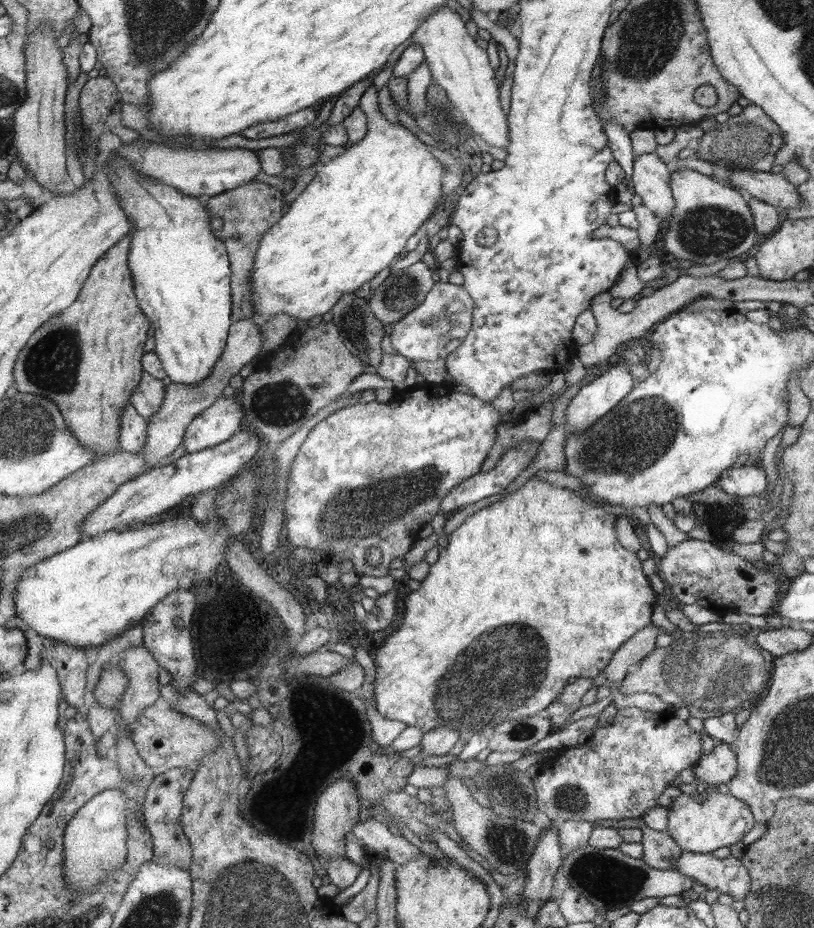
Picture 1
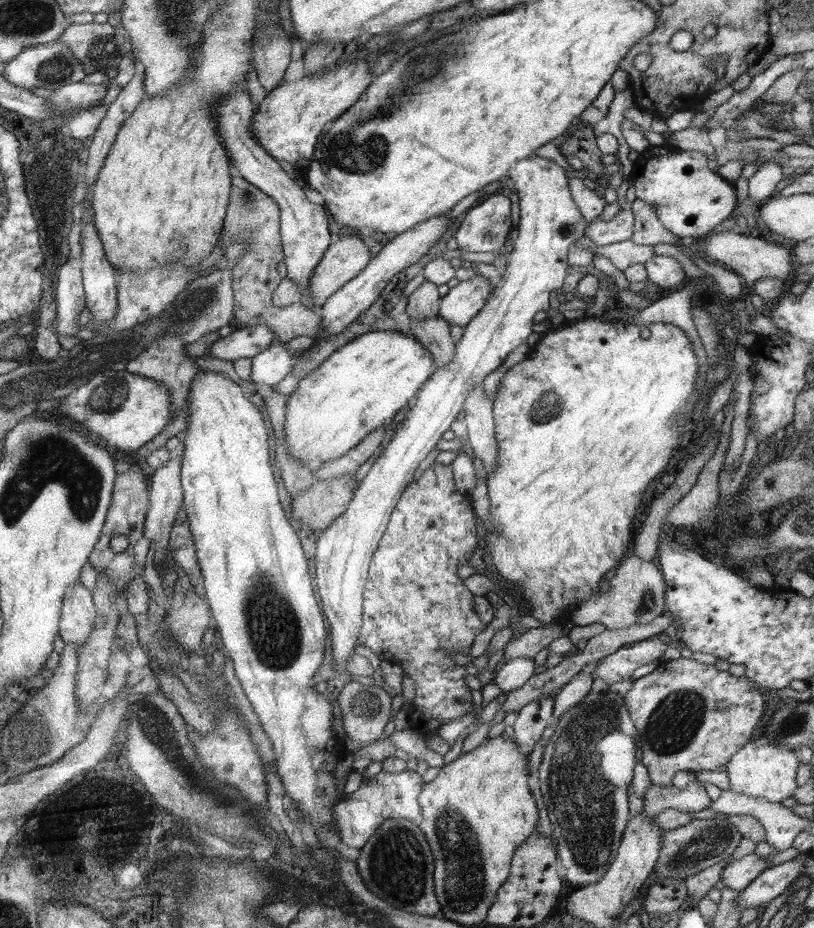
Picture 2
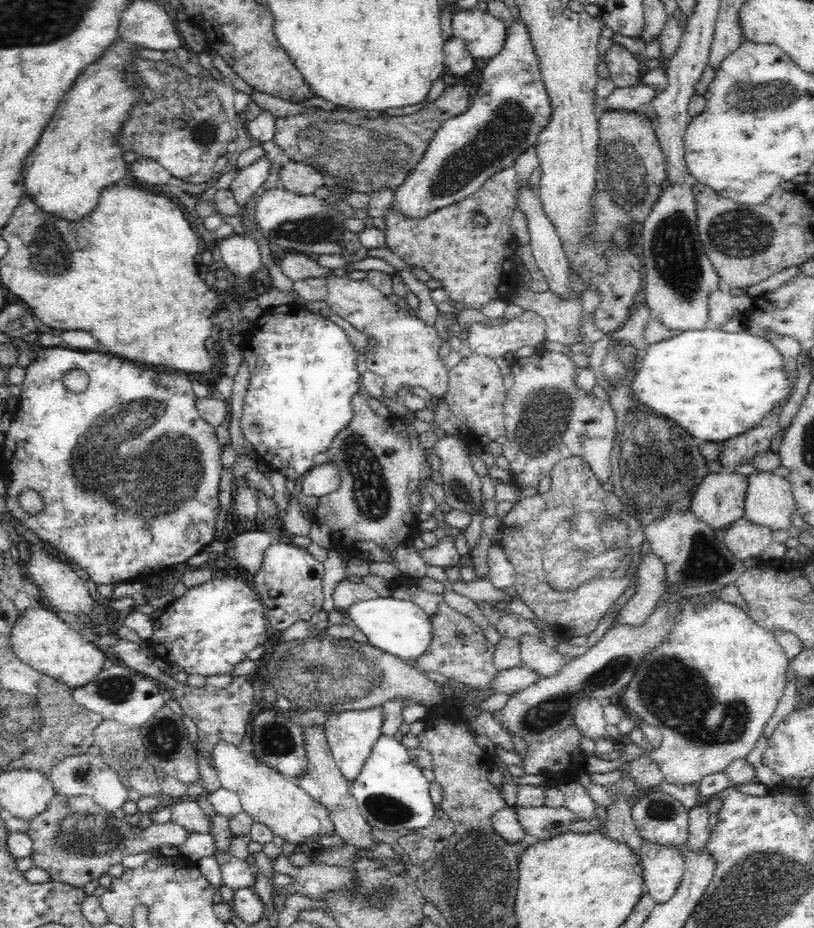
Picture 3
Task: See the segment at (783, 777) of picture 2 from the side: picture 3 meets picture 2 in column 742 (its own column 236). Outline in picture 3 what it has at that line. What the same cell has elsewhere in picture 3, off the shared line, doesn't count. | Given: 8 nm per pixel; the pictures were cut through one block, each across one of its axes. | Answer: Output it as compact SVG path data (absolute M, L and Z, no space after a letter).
M220 742L213 748L213 760L216 760L214 767L221 788L234 792L240 798L243 812L253 821L266 825L286 843L298 846L307 843L308 838L316 838L337 830L333 816L326 806L310 797L293 779L286 778L276 769L256 761L250 751L243 751L241 746Z

